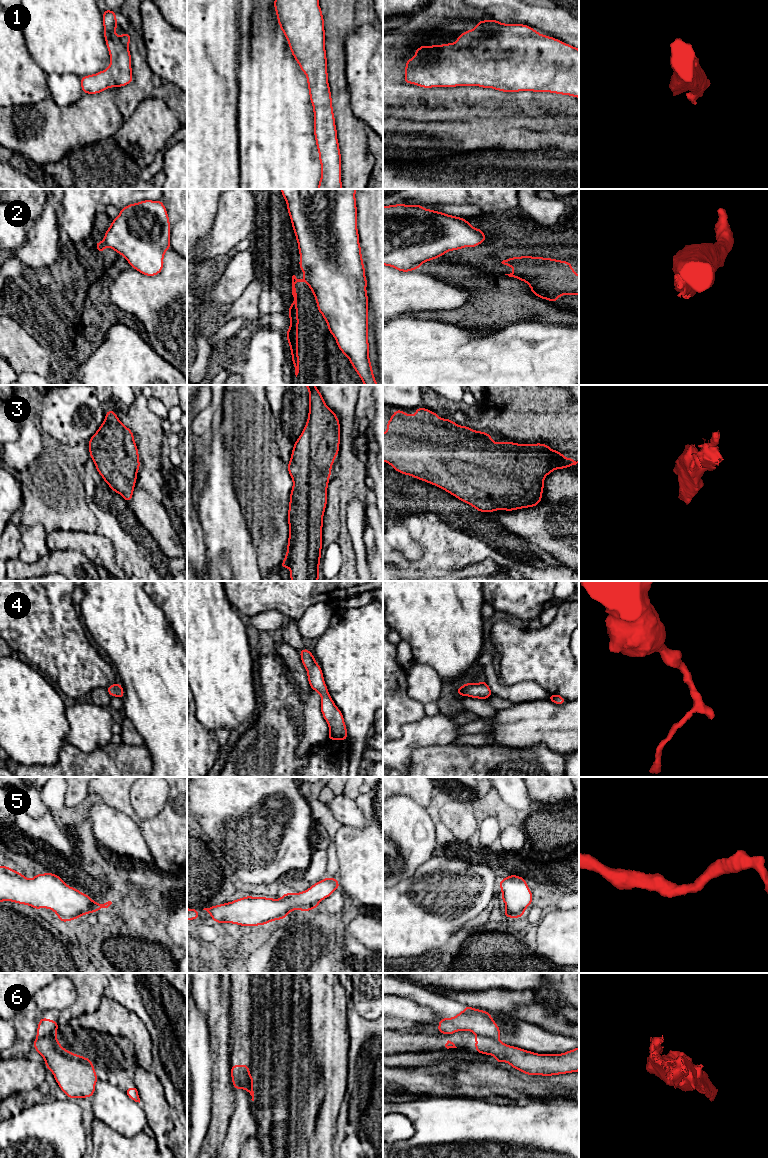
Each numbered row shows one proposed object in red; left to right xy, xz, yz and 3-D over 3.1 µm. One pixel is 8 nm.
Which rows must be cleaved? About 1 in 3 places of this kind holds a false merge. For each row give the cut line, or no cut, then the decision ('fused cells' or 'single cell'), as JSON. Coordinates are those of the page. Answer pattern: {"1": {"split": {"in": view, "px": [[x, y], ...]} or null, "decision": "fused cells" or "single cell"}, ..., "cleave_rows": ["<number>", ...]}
{"1": {"split": null, "decision": "single cell"}, "2": {"split": {"in": "xy", "px": [[103, 241], [109, 246]]}, "decision": "fused cells"}, "3": {"split": null, "decision": "single cell"}, "4": {"split": null, "decision": "single cell"}, "5": {"split": null, "decision": "single cell"}, "6": {"split": {"in": "yz", "px": [[476, 1034], [490, 1036], [497, 1040]]}, "decision": "fused cells"}, "cleave_rows": ["2", "6"]}

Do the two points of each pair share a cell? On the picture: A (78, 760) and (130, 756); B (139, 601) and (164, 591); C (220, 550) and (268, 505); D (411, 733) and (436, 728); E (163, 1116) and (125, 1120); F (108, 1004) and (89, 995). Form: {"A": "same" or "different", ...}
{"A": "same", "B": "different", "C": "different", "D": "same", "E": "different", "F": "different"}

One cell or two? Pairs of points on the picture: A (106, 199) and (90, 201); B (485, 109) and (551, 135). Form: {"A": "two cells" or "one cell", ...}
{"A": "two cells", "B": "two cells"}

